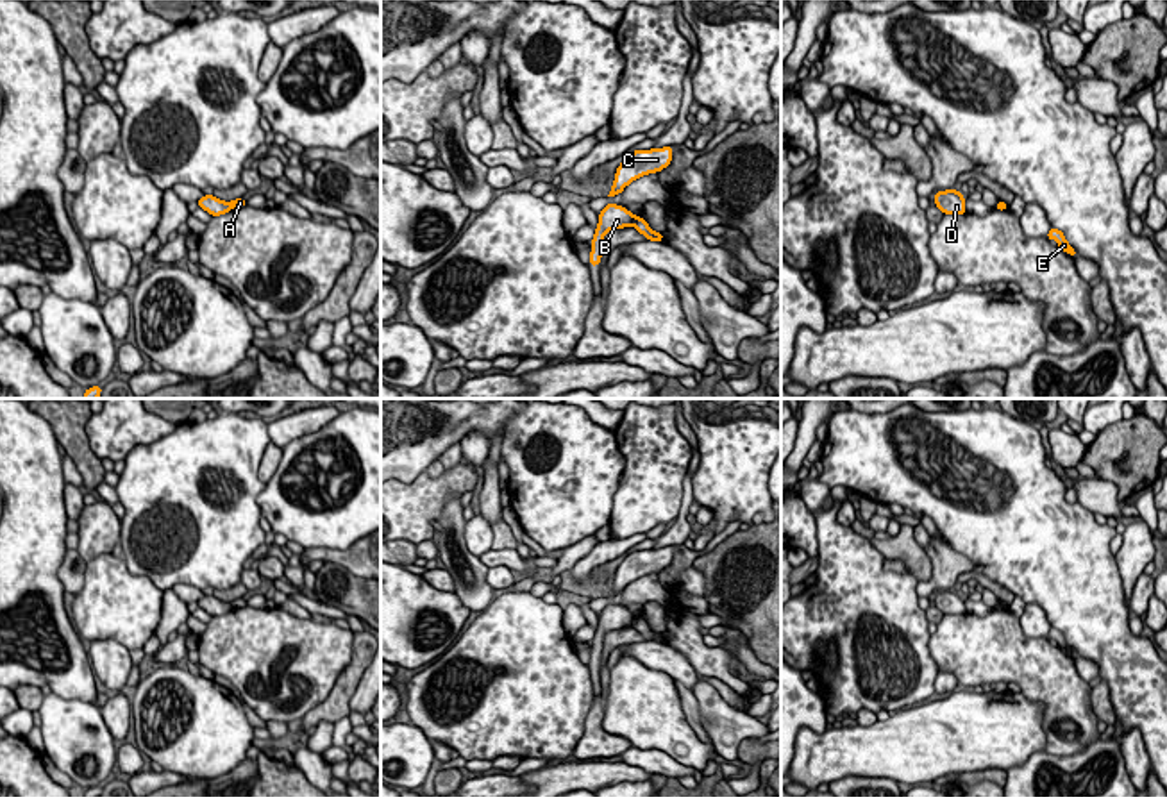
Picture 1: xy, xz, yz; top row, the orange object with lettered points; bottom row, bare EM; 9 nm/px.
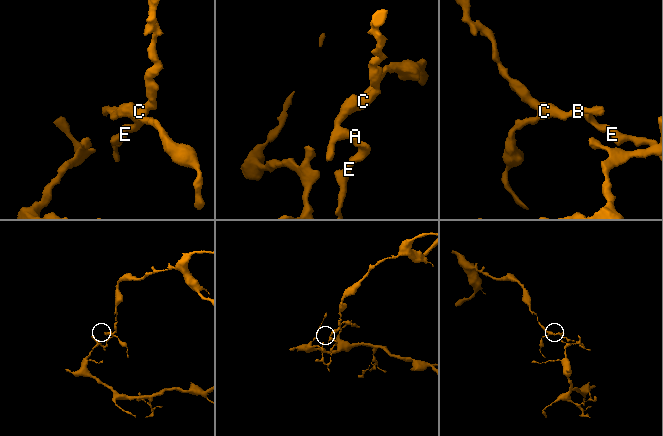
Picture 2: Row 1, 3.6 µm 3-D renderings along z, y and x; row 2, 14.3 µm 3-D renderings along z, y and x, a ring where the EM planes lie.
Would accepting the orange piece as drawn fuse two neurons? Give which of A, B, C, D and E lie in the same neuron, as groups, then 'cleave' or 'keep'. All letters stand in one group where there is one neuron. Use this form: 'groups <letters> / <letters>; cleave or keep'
groups A E / B C D; cleave

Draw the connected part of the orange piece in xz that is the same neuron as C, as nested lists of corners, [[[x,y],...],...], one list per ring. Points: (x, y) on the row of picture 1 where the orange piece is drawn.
[[[672,147],[629,152],[617,168],[613,188],[608,197],[613,198],[622,193],[627,184],[647,173],[659,173],[672,163],[672,155]]]

